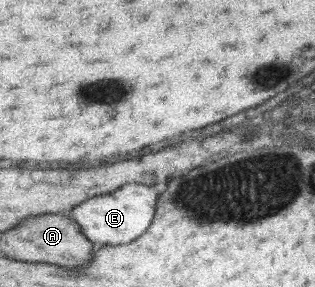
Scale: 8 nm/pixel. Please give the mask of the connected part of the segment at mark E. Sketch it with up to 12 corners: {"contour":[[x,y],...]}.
{"contour":[[123,183],[70,211],[97,247],[124,245],[152,225],[160,193]]}

